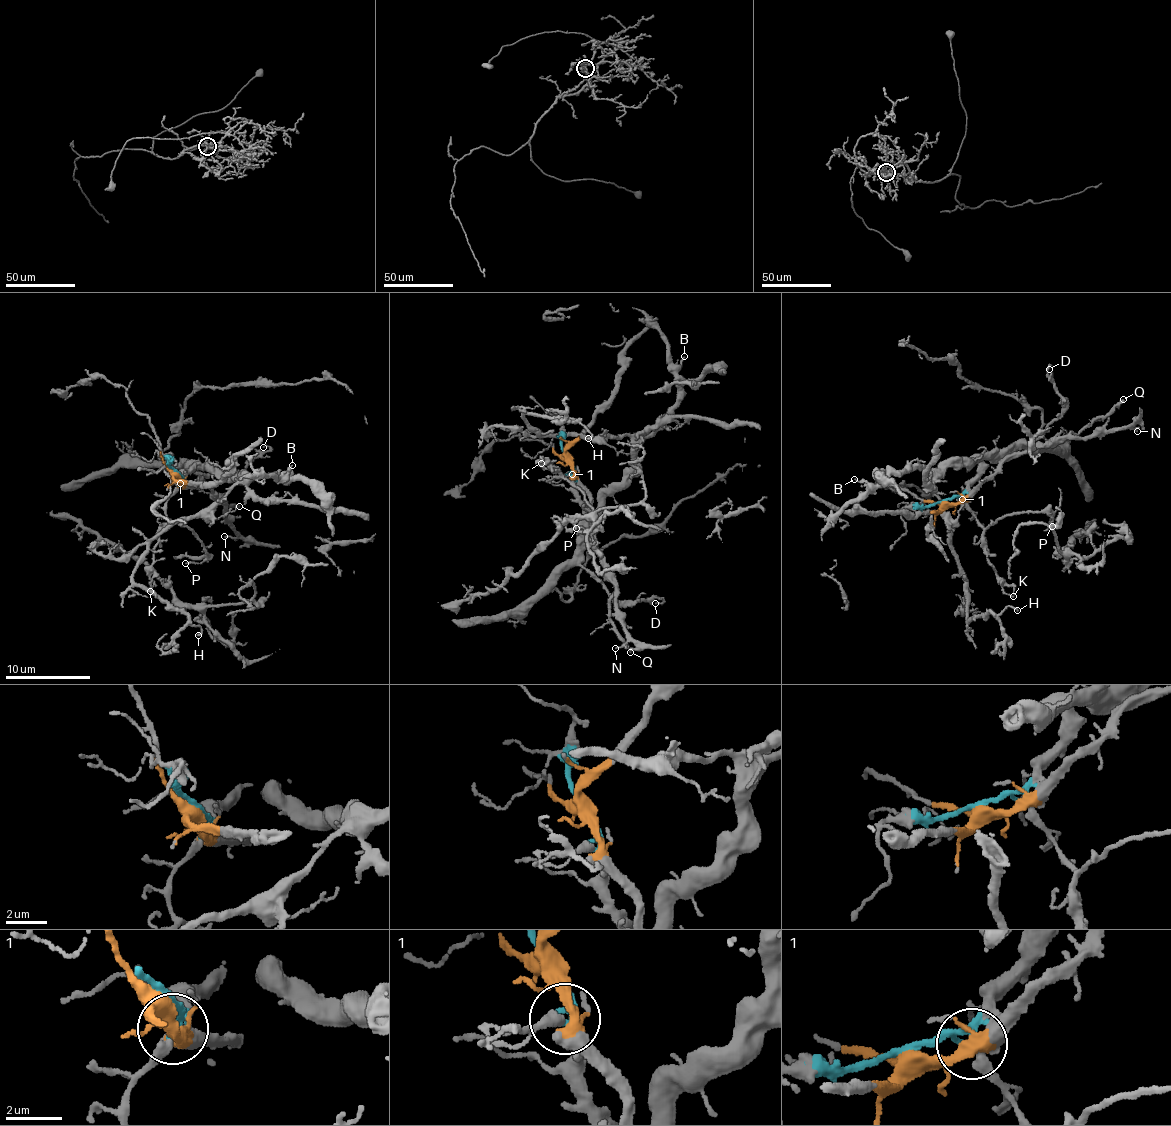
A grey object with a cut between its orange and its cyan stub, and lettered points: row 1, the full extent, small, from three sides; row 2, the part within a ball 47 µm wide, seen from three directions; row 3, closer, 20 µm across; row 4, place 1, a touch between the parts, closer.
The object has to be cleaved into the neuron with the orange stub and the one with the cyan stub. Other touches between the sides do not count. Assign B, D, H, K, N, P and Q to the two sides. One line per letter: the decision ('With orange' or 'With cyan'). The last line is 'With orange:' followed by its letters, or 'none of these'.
B: With cyan
D: With cyan
H: With cyan
K: With cyan
N: With orange
P: With cyan
Q: With orange
With orange: N, Q

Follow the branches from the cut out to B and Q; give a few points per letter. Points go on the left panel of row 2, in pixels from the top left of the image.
B: (175, 472), (182, 477), (182, 471), (203, 464), (231, 474), (285, 480), (291, 465)
Q: (175, 473), (182, 489), (197, 485), (204, 479), (212, 500), (221, 503), (219, 499), (221, 505), (239, 506)

